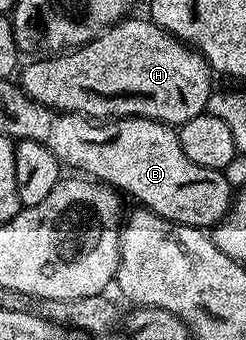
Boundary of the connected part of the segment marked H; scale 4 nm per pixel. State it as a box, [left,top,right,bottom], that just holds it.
[18,18,214,128]

